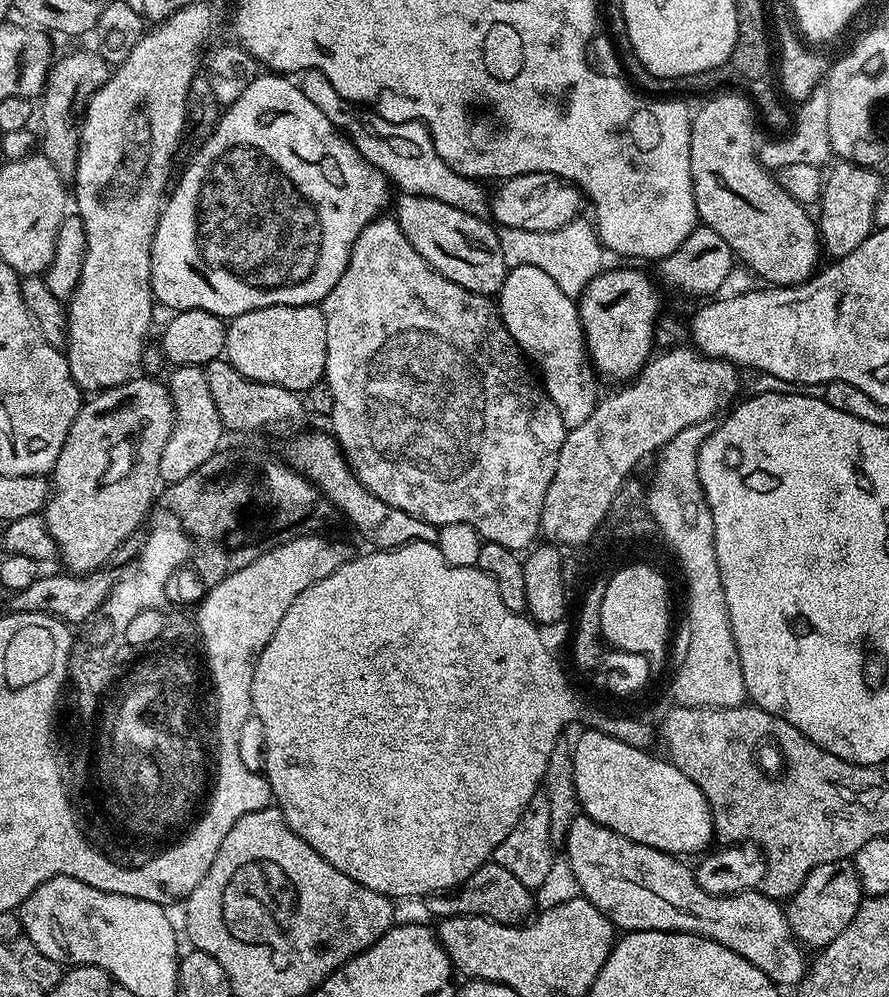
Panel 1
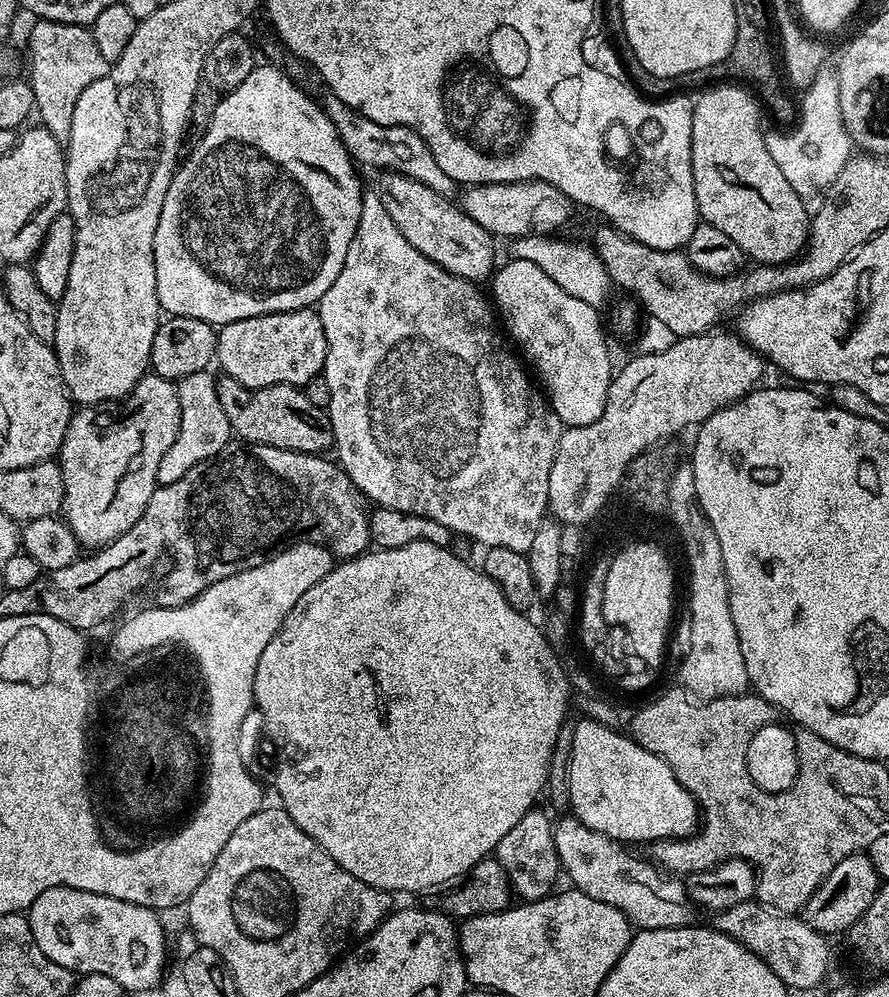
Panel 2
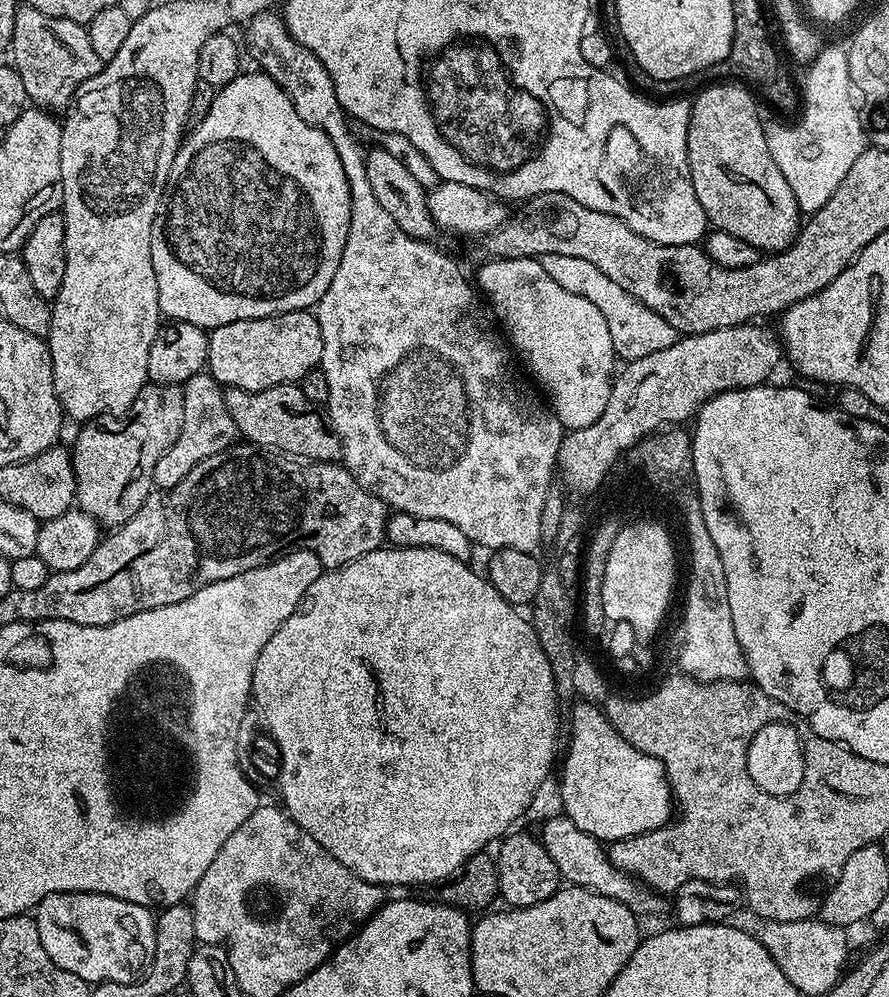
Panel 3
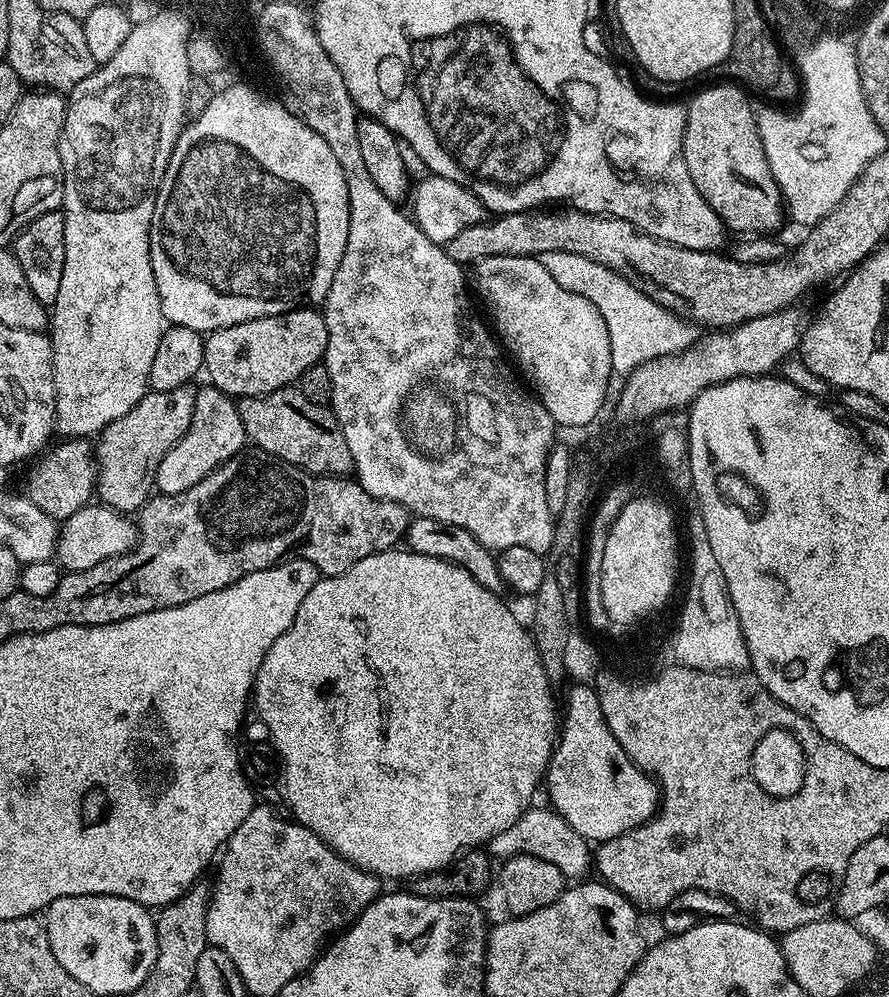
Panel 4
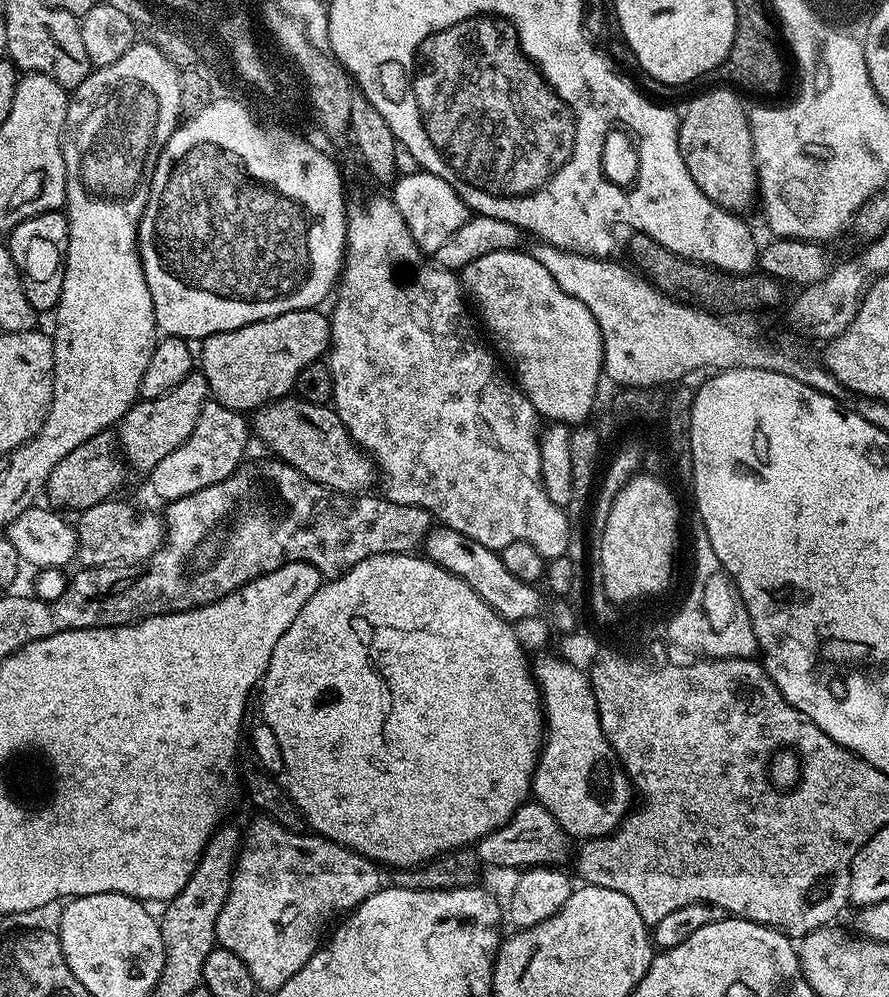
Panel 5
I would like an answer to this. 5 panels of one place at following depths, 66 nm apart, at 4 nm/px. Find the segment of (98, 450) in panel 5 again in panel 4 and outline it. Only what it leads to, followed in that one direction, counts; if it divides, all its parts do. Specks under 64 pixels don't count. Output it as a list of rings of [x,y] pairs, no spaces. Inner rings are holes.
[[[68,438],[60,443],[64,444],[58,445],[57,448],[49,447],[35,461],[37,464],[28,472],[28,488],[26,488],[30,502],[34,502],[34,506],[38,506],[42,514],[50,514],[50,518],[57,522],[70,518],[74,510],[78,510],[93,499],[97,470],[94,448],[87,439]]]

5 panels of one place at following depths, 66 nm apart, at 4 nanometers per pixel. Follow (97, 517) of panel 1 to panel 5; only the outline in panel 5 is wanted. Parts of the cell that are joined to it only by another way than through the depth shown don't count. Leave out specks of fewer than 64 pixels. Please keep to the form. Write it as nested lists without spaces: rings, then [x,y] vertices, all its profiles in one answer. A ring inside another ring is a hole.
[[[193,370],[190,375],[174,390],[162,394],[153,400],[140,400],[132,405],[132,409],[124,415],[118,425],[118,443],[127,467],[136,472],[150,474],[170,450],[178,450],[182,442],[194,430],[194,422],[198,422],[198,414],[202,414],[202,406],[210,399],[208,383],[203,372]]]

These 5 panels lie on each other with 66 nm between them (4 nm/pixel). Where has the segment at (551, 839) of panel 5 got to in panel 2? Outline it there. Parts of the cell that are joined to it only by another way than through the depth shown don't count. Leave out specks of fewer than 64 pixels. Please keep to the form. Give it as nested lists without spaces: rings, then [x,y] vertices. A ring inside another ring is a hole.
[[[571,814],[565,816],[565,820],[555,821],[552,833],[563,875],[565,877],[568,875],[572,879],[571,887],[590,894],[590,898],[598,898],[598,902],[606,902],[606,906],[614,906],[622,910],[622,914],[640,930],[683,928],[693,923],[694,905],[692,899],[688,897],[688,891],[684,888],[683,879],[661,870],[652,863],[651,859],[644,857],[643,860],[642,857],[635,856],[632,853],[635,851],[629,850],[621,841],[612,840],[606,834],[598,834],[598,830],[590,830],[575,816]]]

